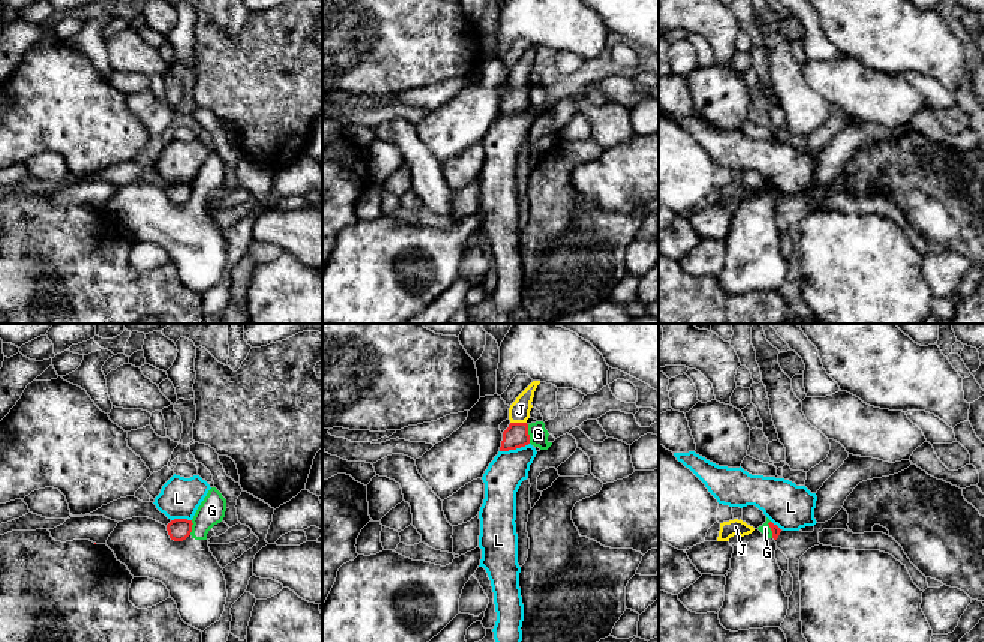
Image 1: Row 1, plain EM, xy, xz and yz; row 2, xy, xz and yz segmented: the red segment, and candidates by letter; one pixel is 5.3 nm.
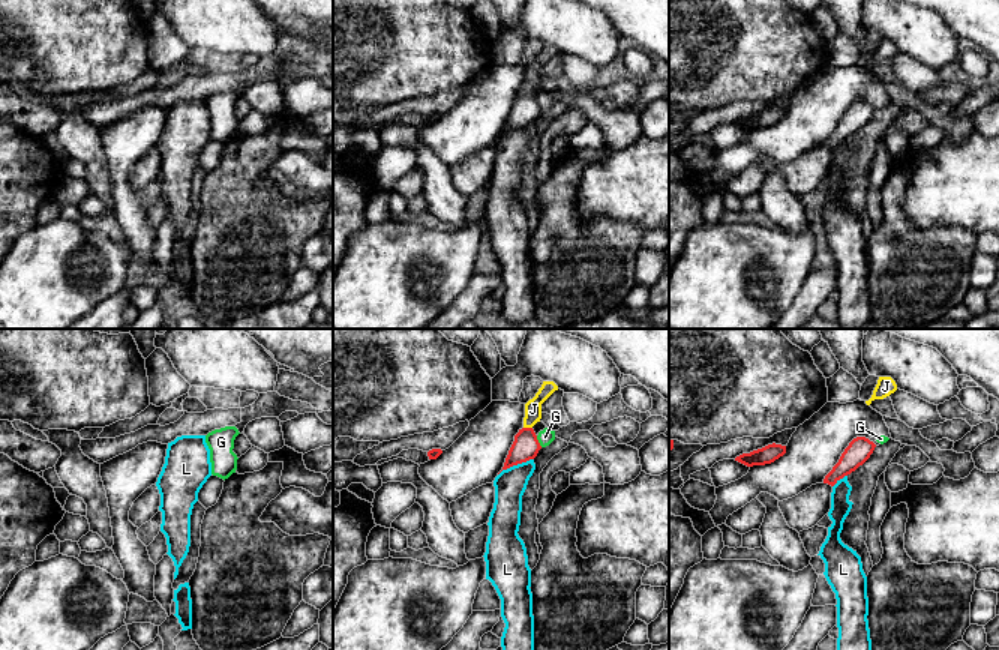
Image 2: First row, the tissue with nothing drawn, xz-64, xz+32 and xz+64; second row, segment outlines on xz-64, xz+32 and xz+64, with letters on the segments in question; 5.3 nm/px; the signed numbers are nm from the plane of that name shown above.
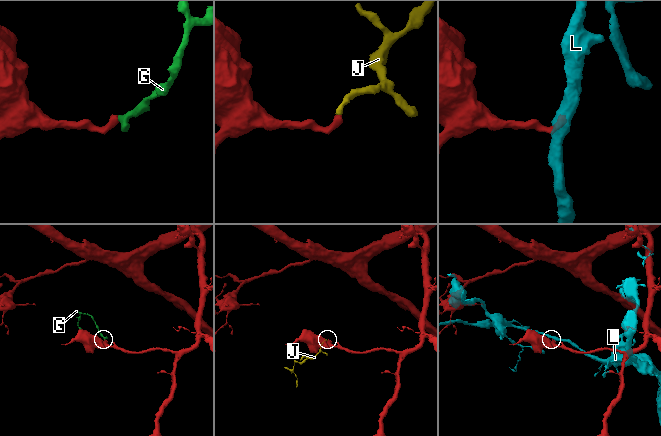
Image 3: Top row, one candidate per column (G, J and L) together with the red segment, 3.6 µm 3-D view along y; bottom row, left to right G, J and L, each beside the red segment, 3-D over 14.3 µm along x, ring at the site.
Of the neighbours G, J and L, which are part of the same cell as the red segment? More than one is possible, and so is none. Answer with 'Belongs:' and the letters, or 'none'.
Belongs: J

